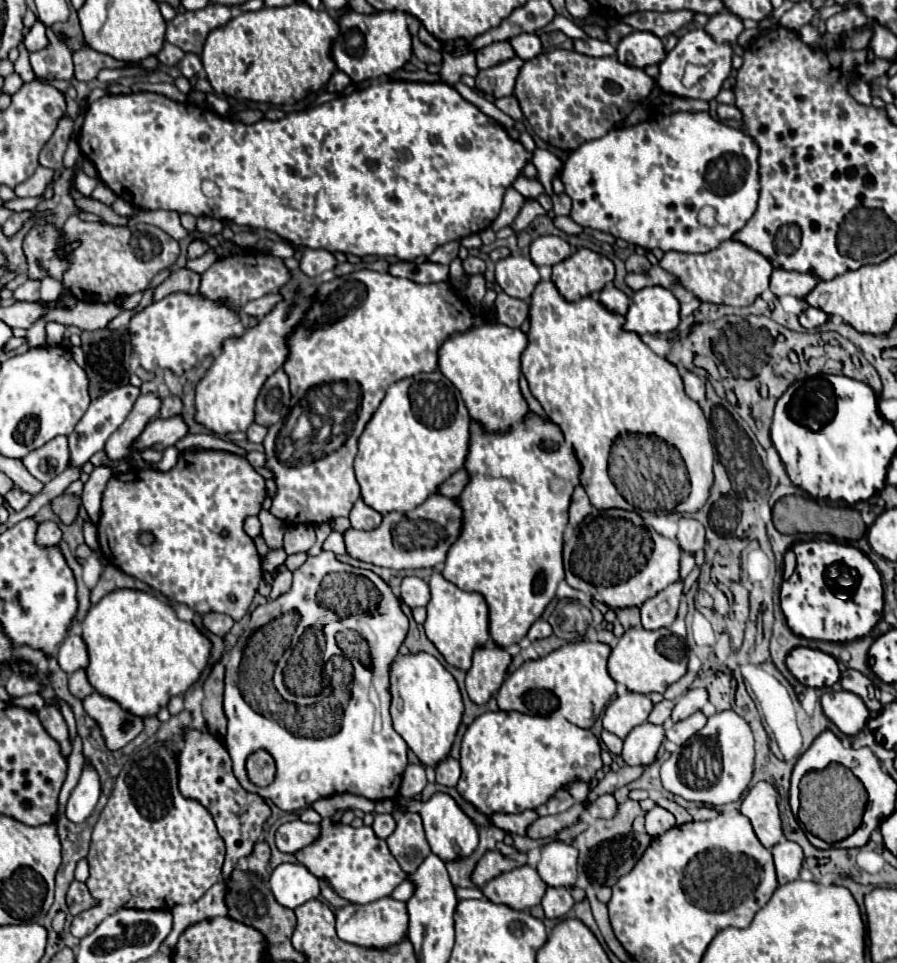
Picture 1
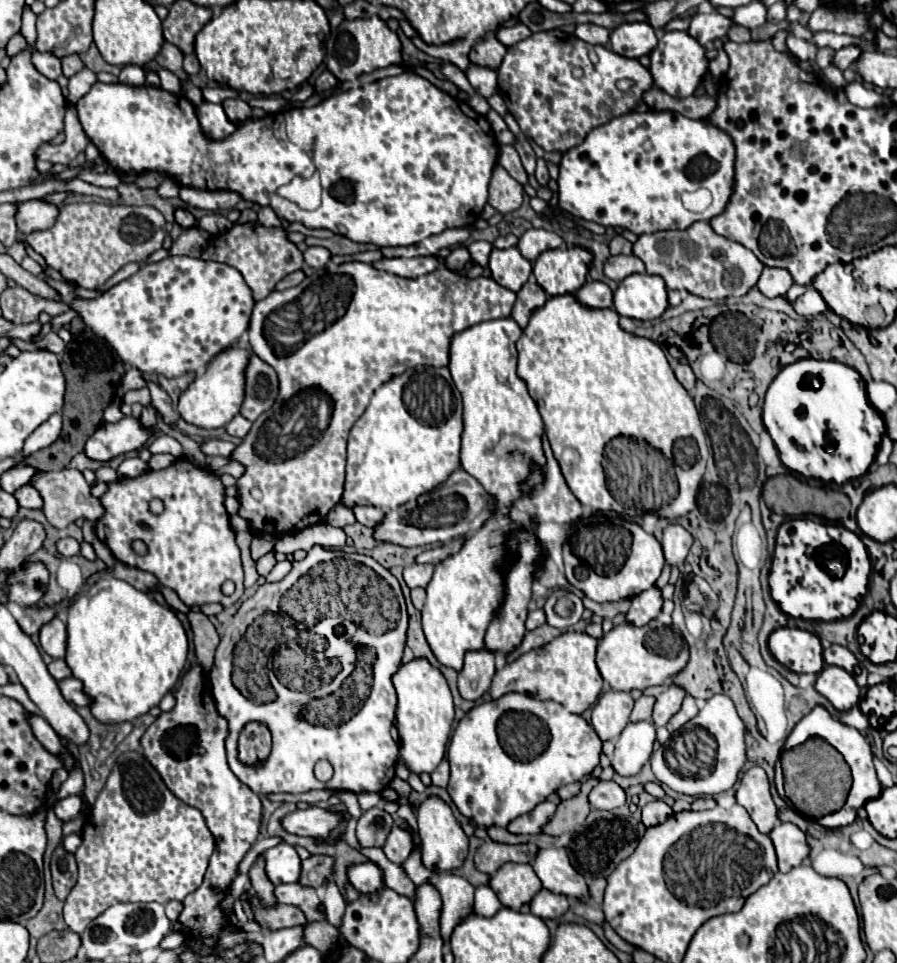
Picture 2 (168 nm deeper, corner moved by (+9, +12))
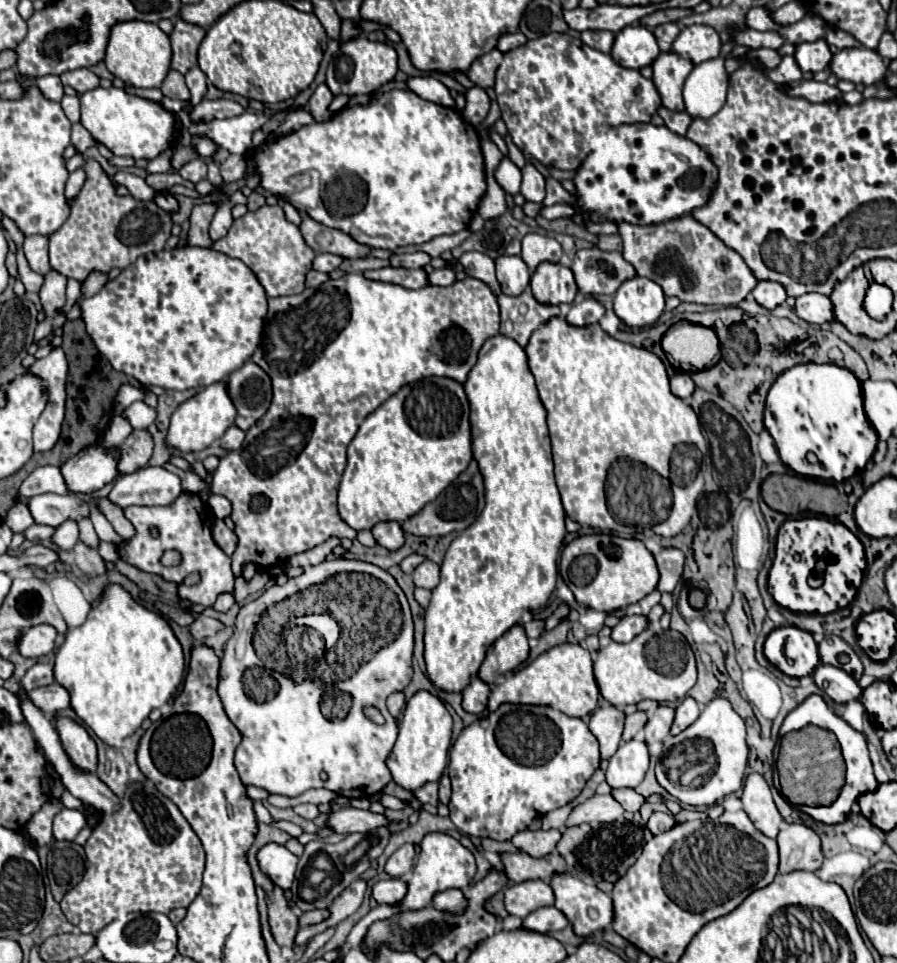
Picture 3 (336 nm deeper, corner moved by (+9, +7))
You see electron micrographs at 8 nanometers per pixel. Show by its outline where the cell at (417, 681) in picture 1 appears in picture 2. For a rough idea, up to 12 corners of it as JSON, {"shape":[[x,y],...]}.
{"shape":[[426,658],[400,664],[400,758],[430,774],[446,754],[454,702]]}

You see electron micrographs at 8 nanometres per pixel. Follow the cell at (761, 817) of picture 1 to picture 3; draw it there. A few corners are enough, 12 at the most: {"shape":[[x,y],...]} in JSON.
{"shape":[[760,773],[746,777],[742,803],[754,827],[778,835],[784,819]]}

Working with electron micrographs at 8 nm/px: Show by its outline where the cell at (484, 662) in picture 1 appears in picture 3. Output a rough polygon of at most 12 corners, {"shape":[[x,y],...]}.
{"shape":[[474,677],[462,691],[462,709],[480,715],[486,709],[490,685]]}

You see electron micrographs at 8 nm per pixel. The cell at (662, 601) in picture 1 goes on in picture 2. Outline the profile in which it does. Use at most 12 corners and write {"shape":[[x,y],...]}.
{"shape":[[662,590],[634,596],[626,622],[644,626],[662,610]]}

